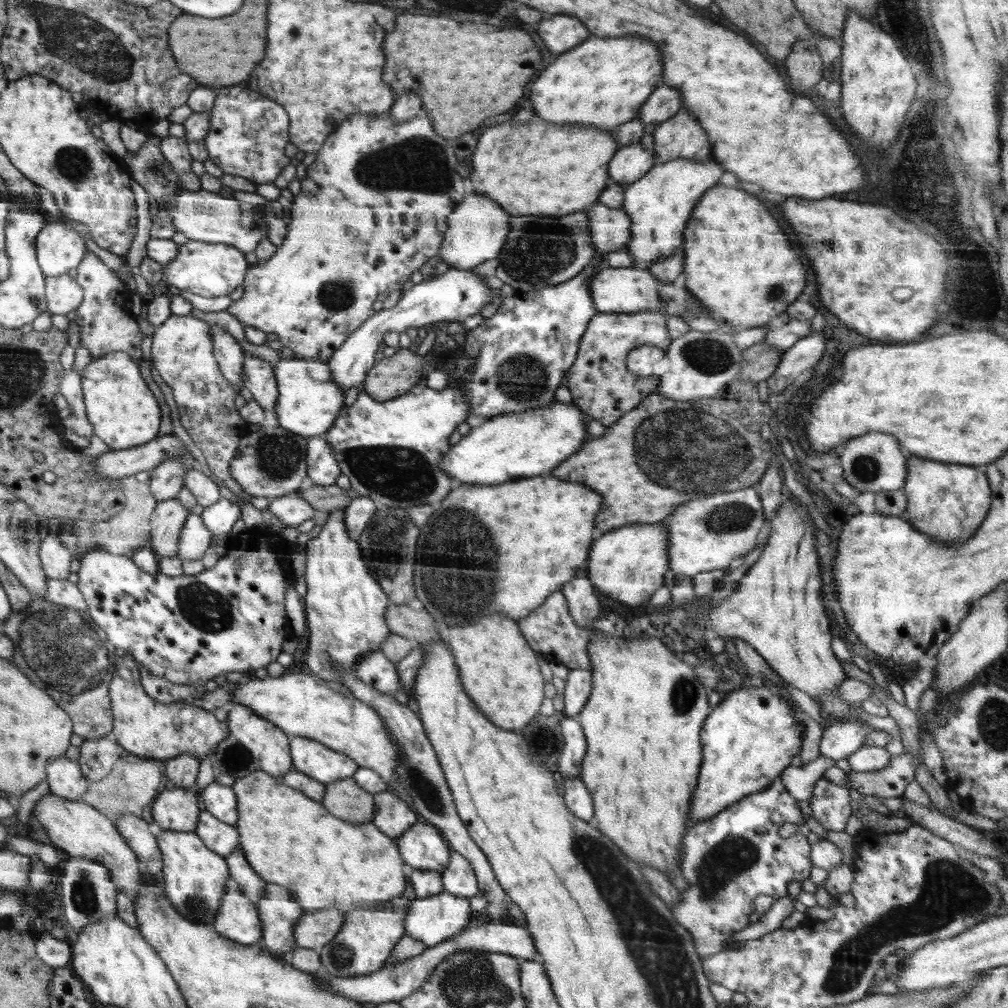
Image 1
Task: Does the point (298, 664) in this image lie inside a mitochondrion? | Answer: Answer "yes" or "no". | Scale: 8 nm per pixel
no

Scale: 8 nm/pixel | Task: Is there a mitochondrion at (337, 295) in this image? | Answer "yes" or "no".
yes

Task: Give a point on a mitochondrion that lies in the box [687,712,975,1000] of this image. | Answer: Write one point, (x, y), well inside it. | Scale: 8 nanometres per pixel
(733, 855)

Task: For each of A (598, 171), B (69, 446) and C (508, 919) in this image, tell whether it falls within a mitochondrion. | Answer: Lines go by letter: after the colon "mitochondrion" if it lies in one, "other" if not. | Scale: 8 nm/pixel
A: other
B: other
C: other

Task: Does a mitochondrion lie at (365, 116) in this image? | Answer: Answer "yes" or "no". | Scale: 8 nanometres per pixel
no

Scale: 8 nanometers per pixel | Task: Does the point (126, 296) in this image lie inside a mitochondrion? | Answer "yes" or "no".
no

